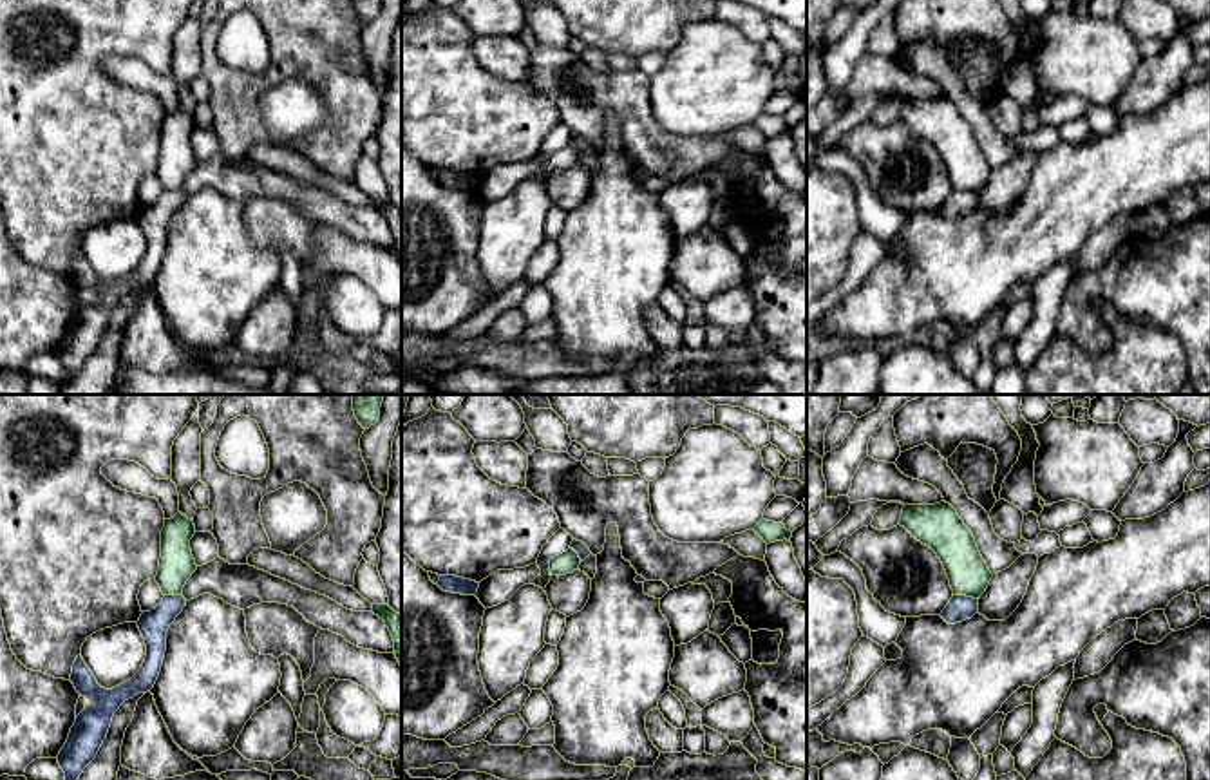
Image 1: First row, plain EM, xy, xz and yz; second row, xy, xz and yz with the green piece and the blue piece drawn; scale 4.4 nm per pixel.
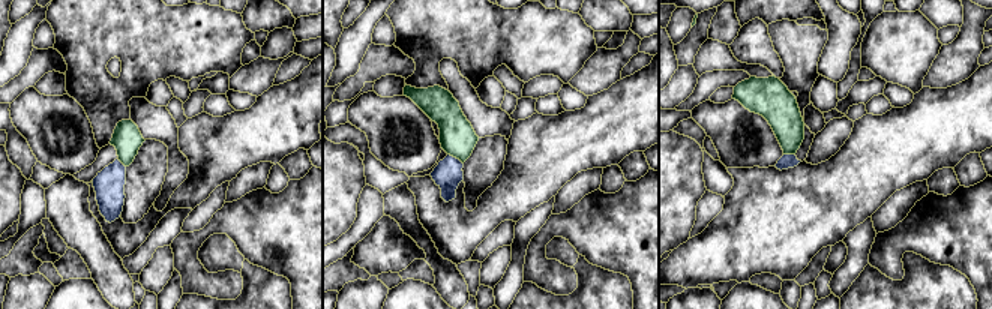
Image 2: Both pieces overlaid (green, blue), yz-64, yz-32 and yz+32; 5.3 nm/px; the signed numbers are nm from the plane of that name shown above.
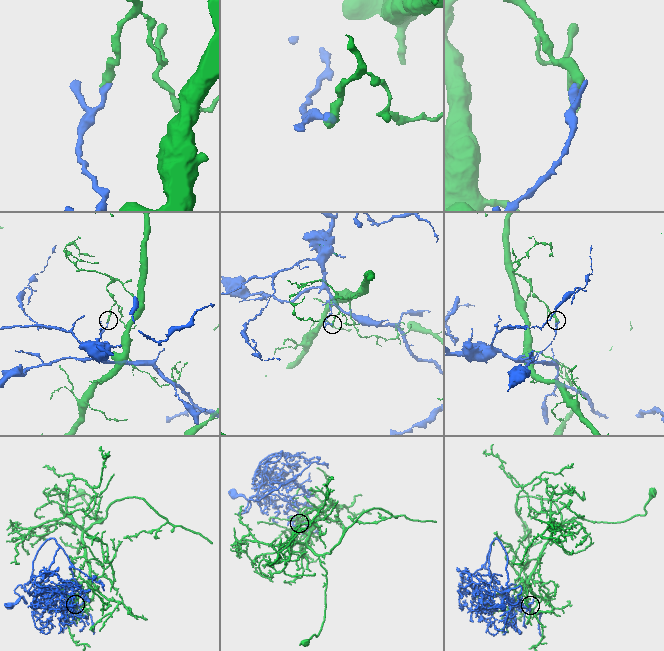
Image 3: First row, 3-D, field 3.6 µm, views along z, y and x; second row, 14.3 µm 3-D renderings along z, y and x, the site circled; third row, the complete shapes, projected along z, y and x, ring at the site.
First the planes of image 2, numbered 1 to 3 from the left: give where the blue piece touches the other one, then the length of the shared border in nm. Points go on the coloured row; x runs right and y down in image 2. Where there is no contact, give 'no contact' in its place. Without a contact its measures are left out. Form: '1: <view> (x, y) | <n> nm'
1: yz-64 (122, 162) | 60 nm
2: yz-32 (455, 156) | 110 nm
3: yz+32 (790, 153) | 60 nm

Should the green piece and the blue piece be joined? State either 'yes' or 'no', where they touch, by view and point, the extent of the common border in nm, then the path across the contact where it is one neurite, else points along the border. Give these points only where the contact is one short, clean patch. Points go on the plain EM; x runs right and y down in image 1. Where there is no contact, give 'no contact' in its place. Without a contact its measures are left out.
no | yz (966, 190) | 110 nm | along yz (954, 189), (977, 194)

